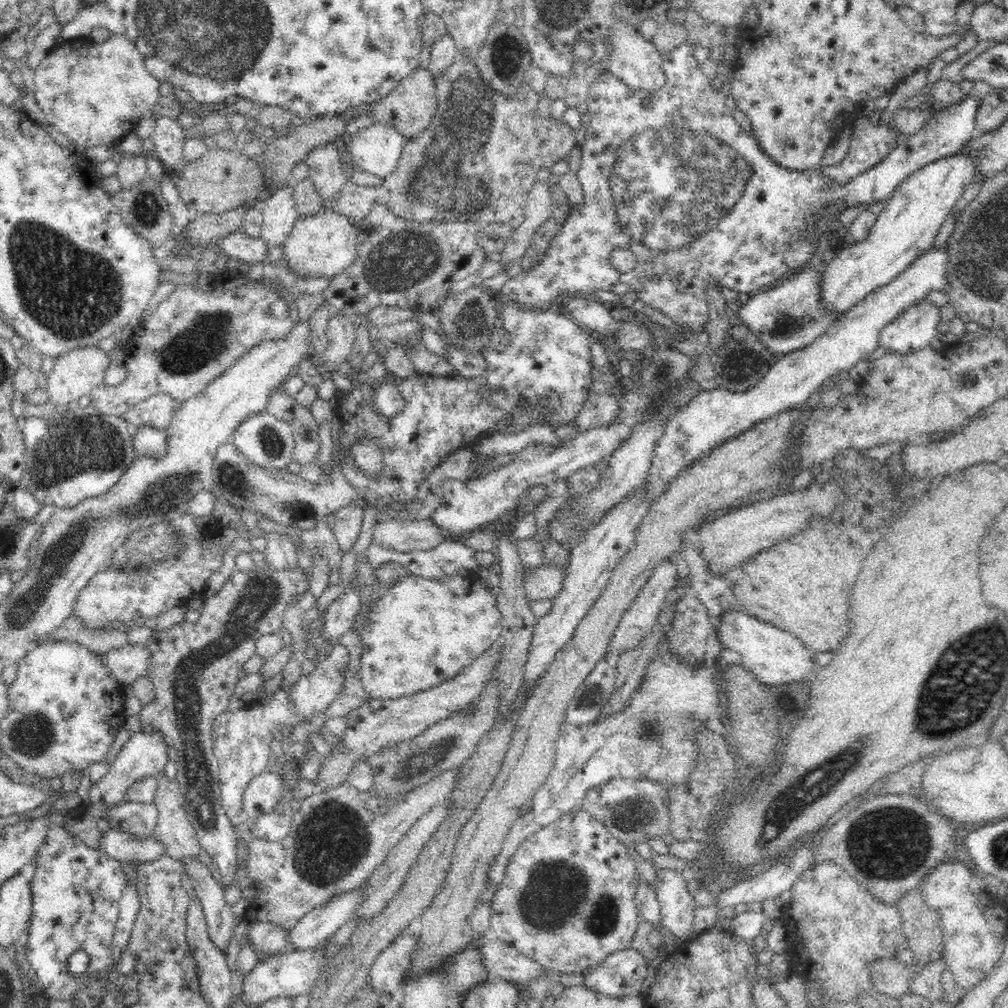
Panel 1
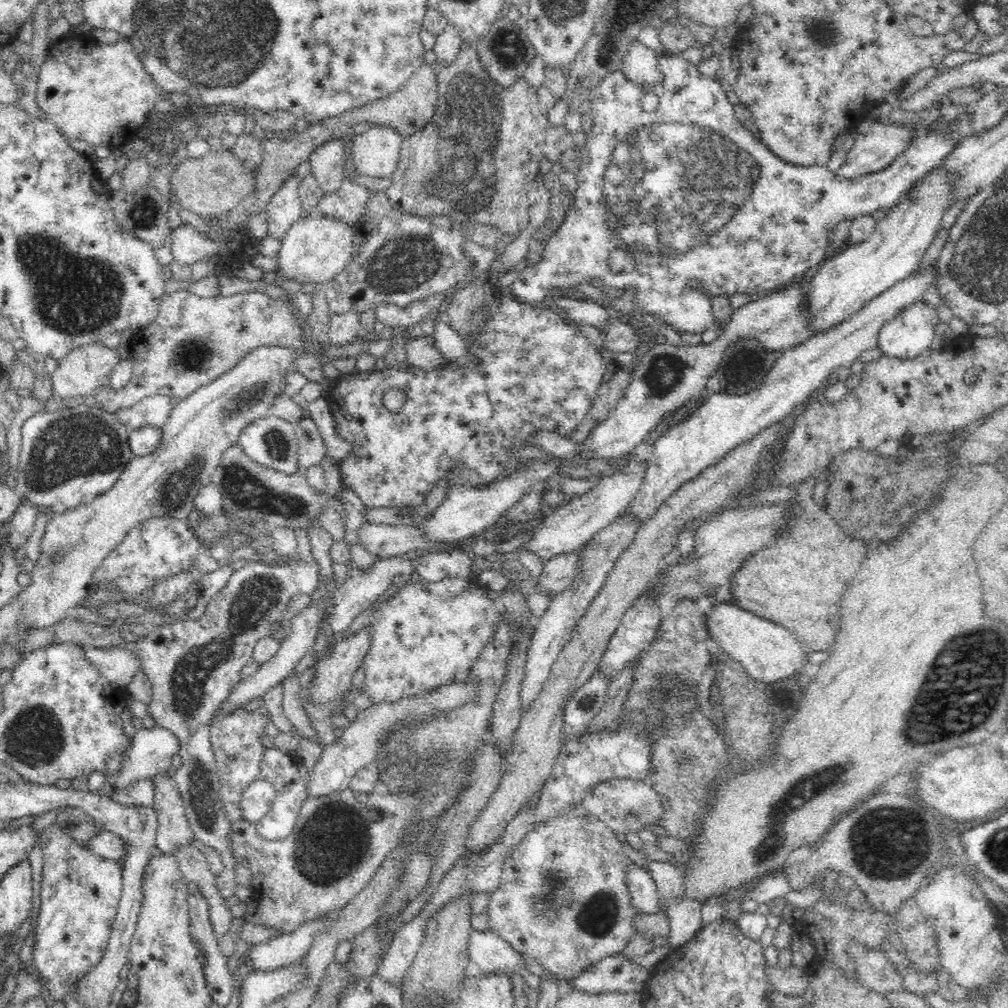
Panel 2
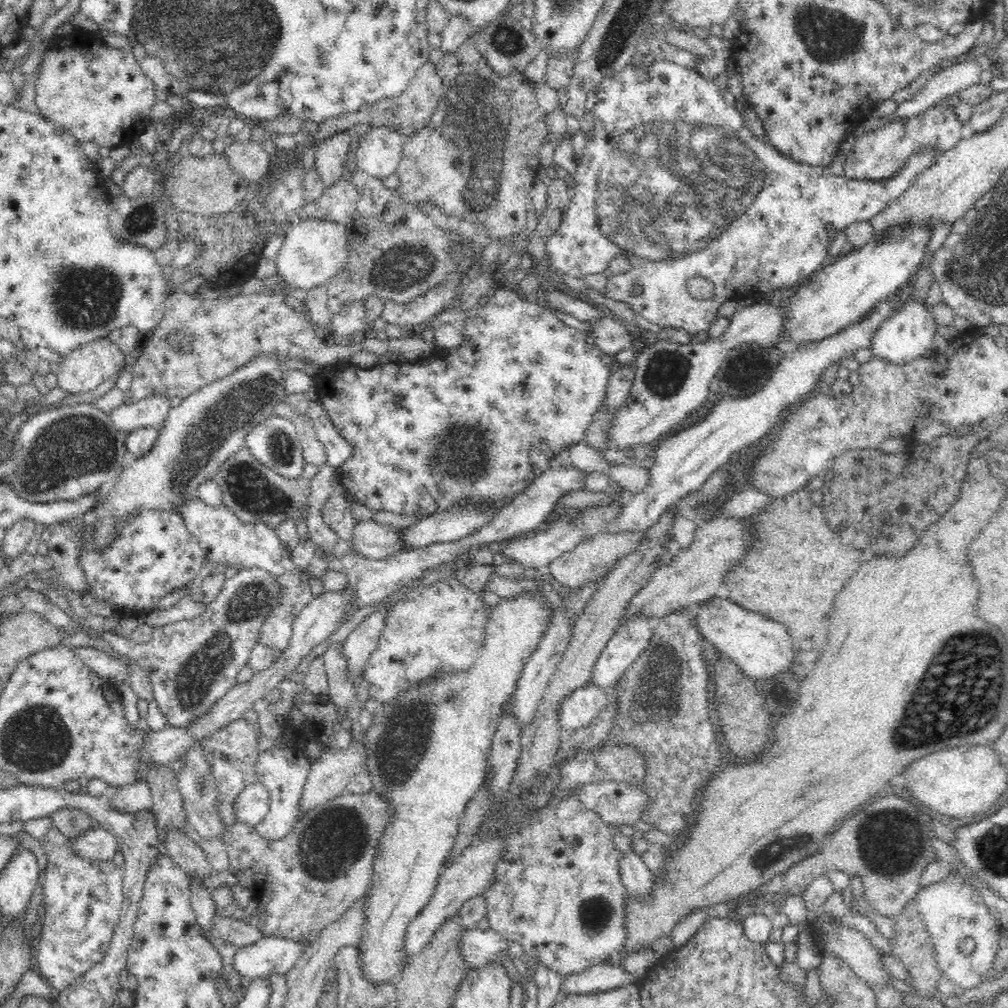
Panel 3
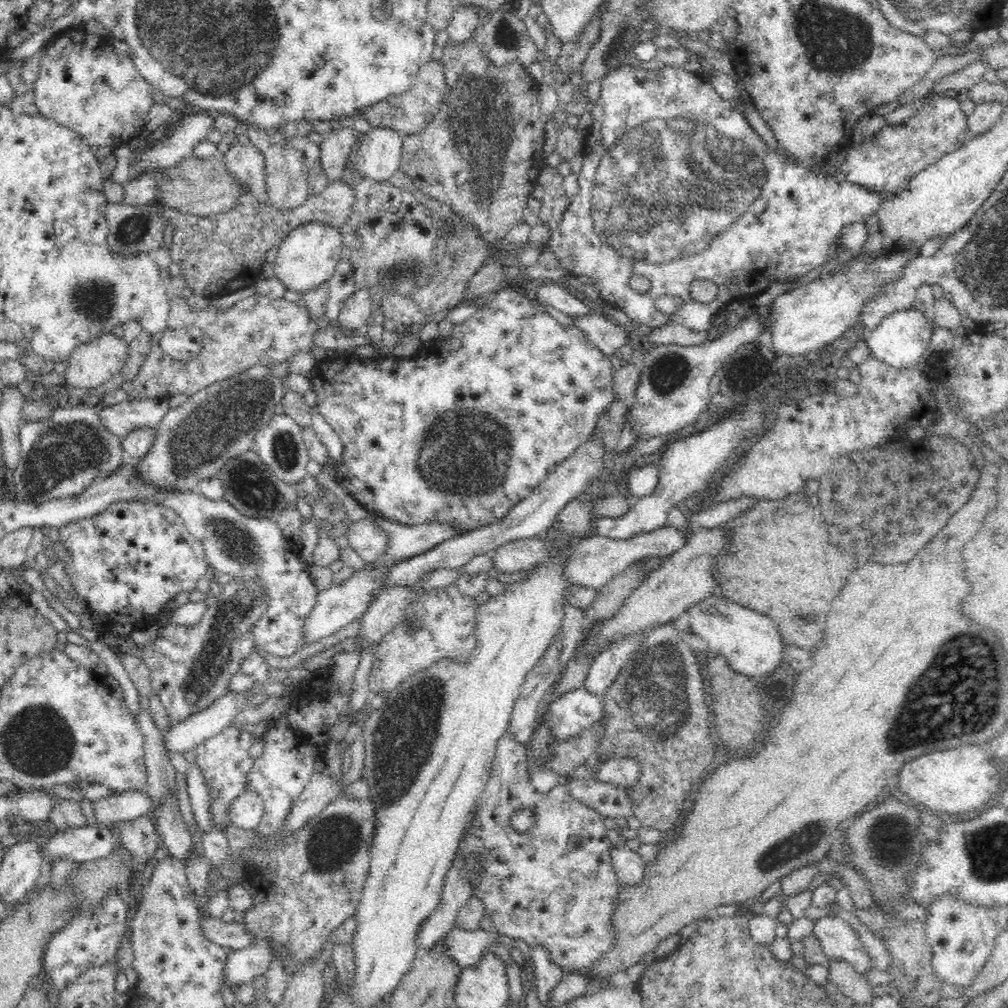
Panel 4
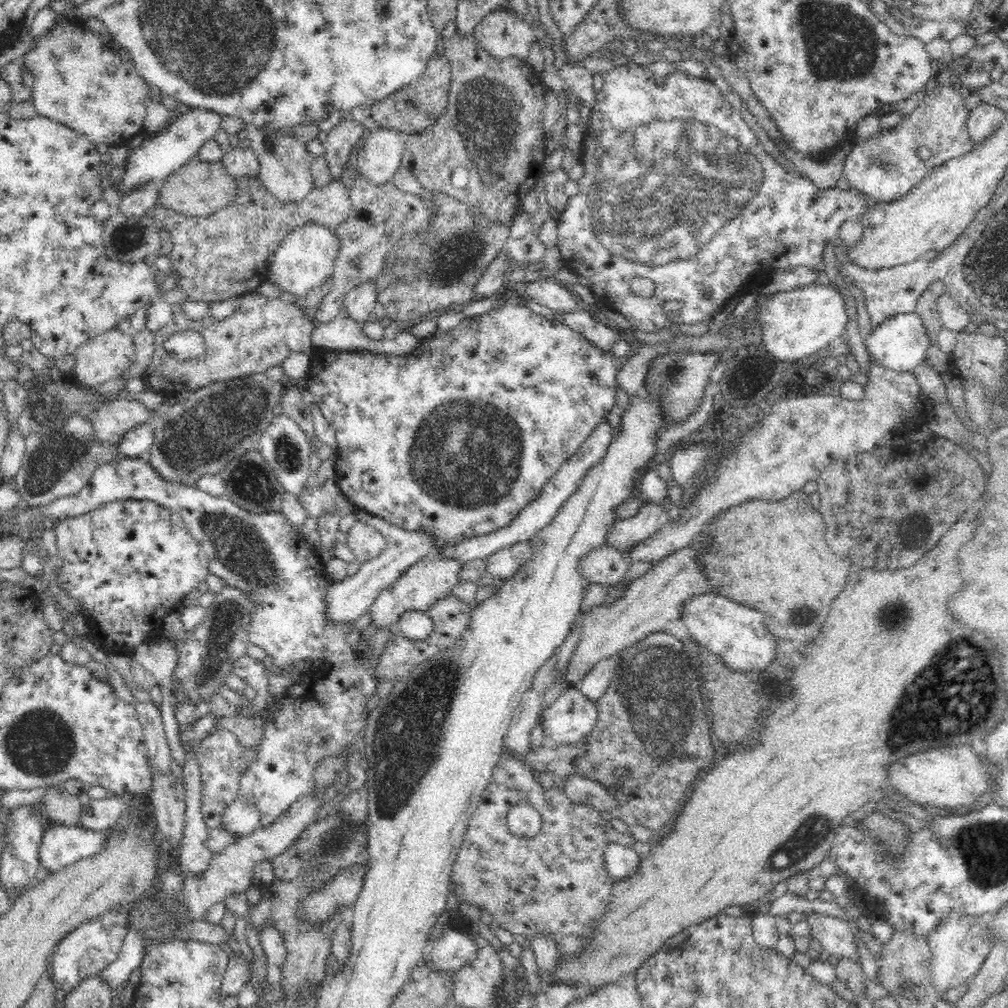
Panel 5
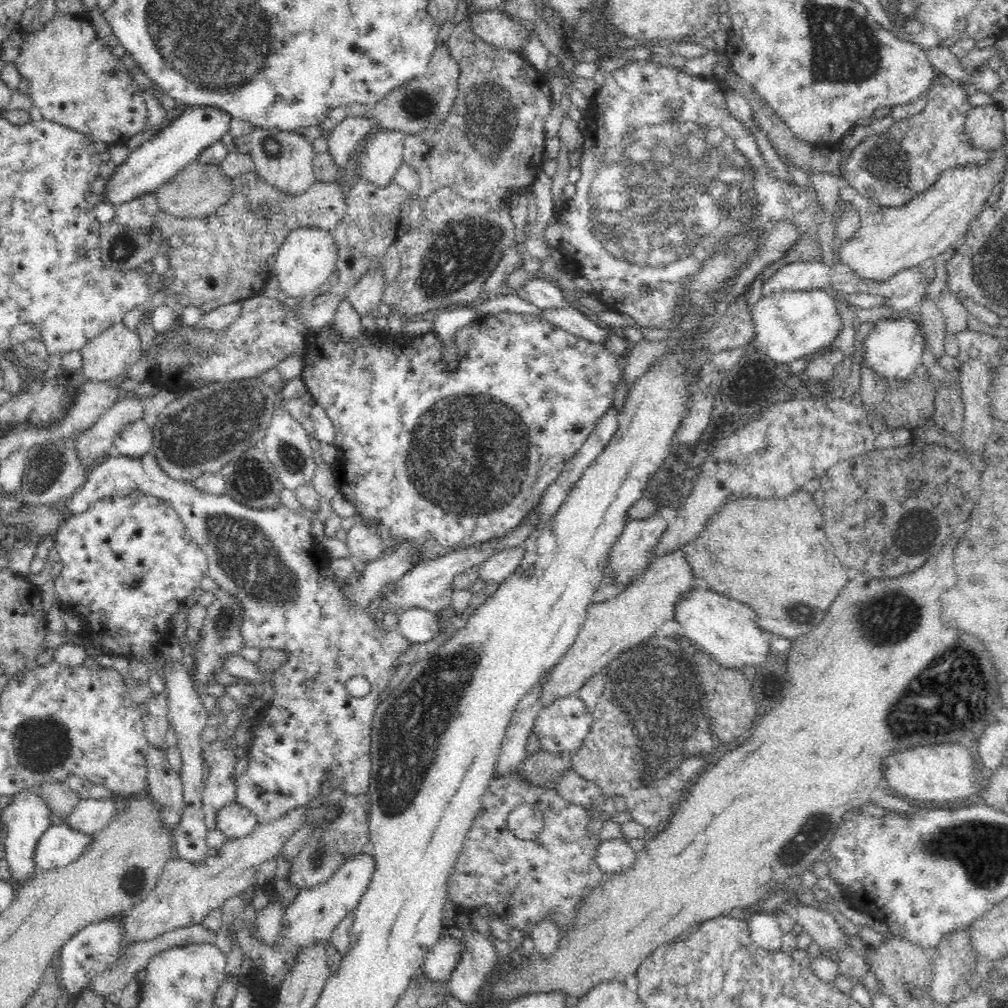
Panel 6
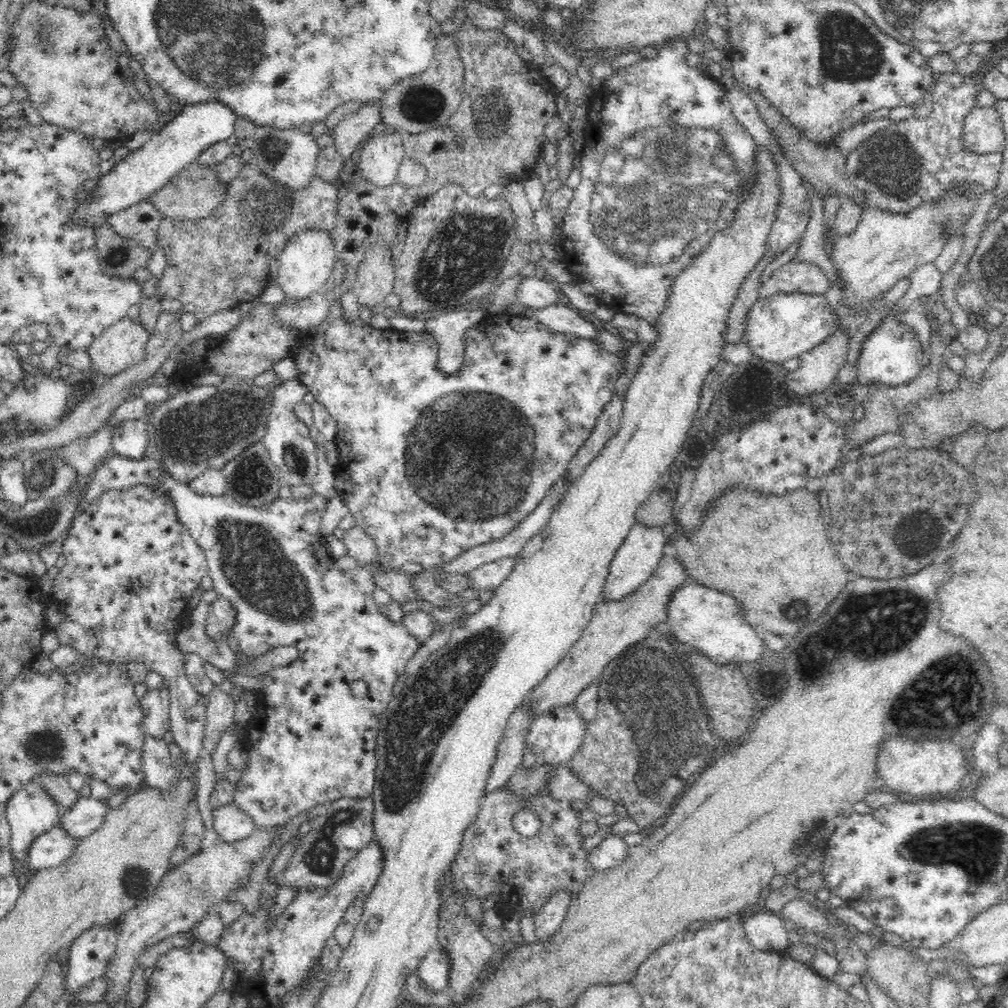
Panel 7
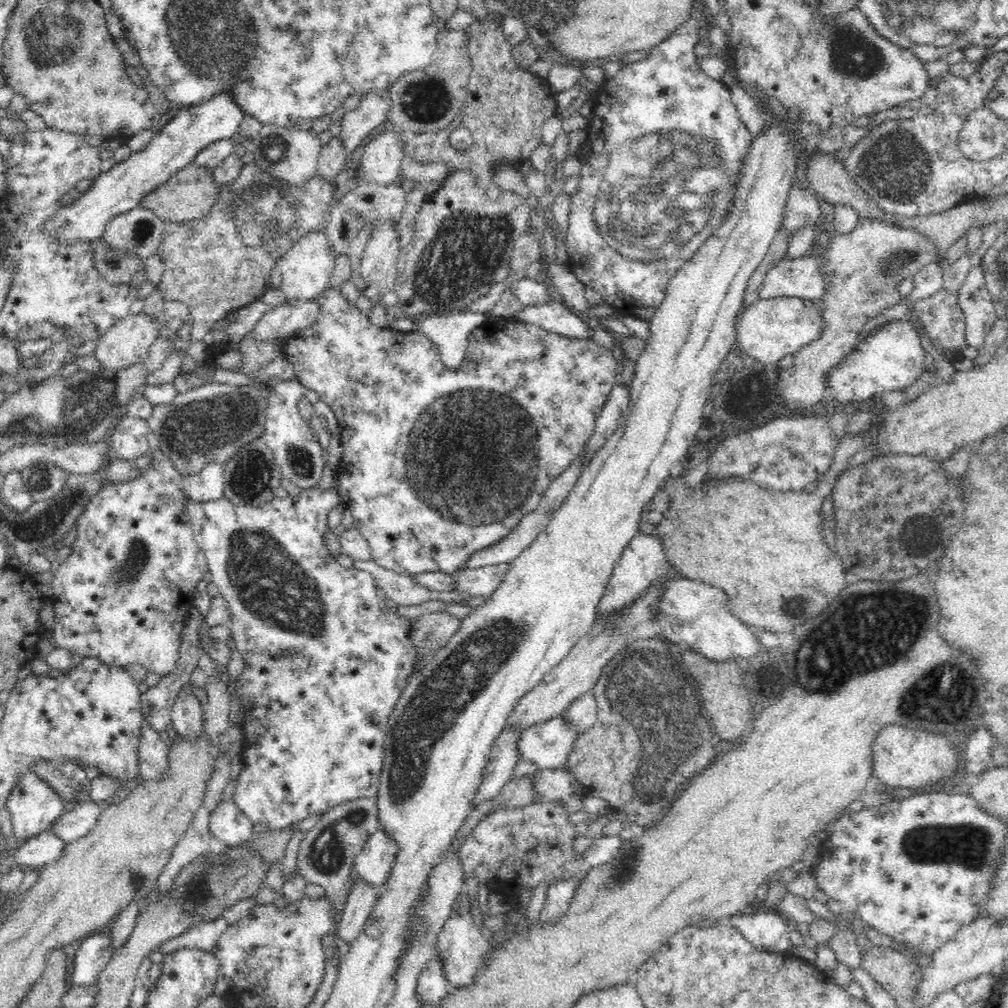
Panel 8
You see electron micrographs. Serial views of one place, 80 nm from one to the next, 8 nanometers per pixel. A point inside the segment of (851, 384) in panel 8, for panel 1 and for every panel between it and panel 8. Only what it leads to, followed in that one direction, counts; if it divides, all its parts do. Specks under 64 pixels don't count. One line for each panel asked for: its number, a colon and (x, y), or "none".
1: (913, 330)
2: (914, 331)
3: (907, 334)
4: (902, 338)
5: (900, 343)
6: (894, 347)
7: (892, 354)

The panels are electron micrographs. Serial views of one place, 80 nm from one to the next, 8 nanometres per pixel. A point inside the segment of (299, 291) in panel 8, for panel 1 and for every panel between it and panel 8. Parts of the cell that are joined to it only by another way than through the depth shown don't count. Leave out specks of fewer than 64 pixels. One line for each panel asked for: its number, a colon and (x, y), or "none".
1: (324, 244)
2: (316, 248)
3: (313, 251)
4: (308, 256)
5: (307, 256)
6: (304, 261)
7: (304, 265)

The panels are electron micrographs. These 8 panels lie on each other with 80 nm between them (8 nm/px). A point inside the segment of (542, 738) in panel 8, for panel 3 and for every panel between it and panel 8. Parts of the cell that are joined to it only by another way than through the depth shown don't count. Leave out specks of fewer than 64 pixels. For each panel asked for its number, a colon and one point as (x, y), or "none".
3: (579, 709)
4: (572, 712)
5: (572, 716)
6: (562, 726)
7: (555, 736)

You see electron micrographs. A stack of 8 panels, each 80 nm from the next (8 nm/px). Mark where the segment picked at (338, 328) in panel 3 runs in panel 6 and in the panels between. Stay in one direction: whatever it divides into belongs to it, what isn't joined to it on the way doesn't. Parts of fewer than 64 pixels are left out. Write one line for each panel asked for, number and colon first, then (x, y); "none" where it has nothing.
4: (356, 314)
5: (359, 303)
6: (365, 297)

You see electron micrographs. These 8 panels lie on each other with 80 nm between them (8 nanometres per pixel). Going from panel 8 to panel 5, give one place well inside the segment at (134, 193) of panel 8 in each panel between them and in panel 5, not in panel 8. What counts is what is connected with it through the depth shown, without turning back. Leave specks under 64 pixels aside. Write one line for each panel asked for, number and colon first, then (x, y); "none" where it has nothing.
5: (159, 156)
6: (155, 162)
7: (145, 170)

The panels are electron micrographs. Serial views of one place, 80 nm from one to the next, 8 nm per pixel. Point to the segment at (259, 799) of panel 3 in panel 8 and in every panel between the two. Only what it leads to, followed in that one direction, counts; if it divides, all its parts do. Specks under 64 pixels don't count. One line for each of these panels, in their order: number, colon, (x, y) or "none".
4: (246, 812)
5: (242, 818)
6: (235, 821)
7: (232, 824)
8: (230, 827)

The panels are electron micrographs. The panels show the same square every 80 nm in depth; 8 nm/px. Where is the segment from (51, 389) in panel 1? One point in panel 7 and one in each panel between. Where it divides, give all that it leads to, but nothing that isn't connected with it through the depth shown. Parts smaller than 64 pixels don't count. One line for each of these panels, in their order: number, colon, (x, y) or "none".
2: (88, 368)
3: (85, 369)
4: (97, 361)
5: (104, 358)
6: (108, 356)
7: (123, 345)

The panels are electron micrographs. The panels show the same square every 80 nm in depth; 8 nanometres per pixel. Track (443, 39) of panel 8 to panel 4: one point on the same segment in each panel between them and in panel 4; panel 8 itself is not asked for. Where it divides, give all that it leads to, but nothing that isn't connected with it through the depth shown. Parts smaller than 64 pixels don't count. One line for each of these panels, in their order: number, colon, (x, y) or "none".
4: (410, 112)
5: (412, 109)
6: (425, 101)
7: (425, 101)

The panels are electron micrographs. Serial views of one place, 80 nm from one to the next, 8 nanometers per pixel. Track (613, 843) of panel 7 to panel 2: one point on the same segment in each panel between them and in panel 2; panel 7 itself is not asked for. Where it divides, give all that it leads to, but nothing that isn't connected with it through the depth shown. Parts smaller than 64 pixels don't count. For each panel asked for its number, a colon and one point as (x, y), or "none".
2: (644, 894)
3: (638, 881)
4: (630, 870)
5: (621, 862)
6: (613, 857)

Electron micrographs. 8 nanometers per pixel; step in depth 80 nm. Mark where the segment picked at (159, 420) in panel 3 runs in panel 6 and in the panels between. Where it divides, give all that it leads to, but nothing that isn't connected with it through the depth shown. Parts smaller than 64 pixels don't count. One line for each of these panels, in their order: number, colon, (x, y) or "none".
4: (122, 418)
5: (116, 418)
6: (94, 445)

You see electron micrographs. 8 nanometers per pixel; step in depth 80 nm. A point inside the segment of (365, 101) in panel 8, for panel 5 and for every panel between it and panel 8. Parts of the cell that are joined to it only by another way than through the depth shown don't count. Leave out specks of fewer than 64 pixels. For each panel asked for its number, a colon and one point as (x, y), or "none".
5: (342, 139)
6: (349, 133)
7: (355, 128)

